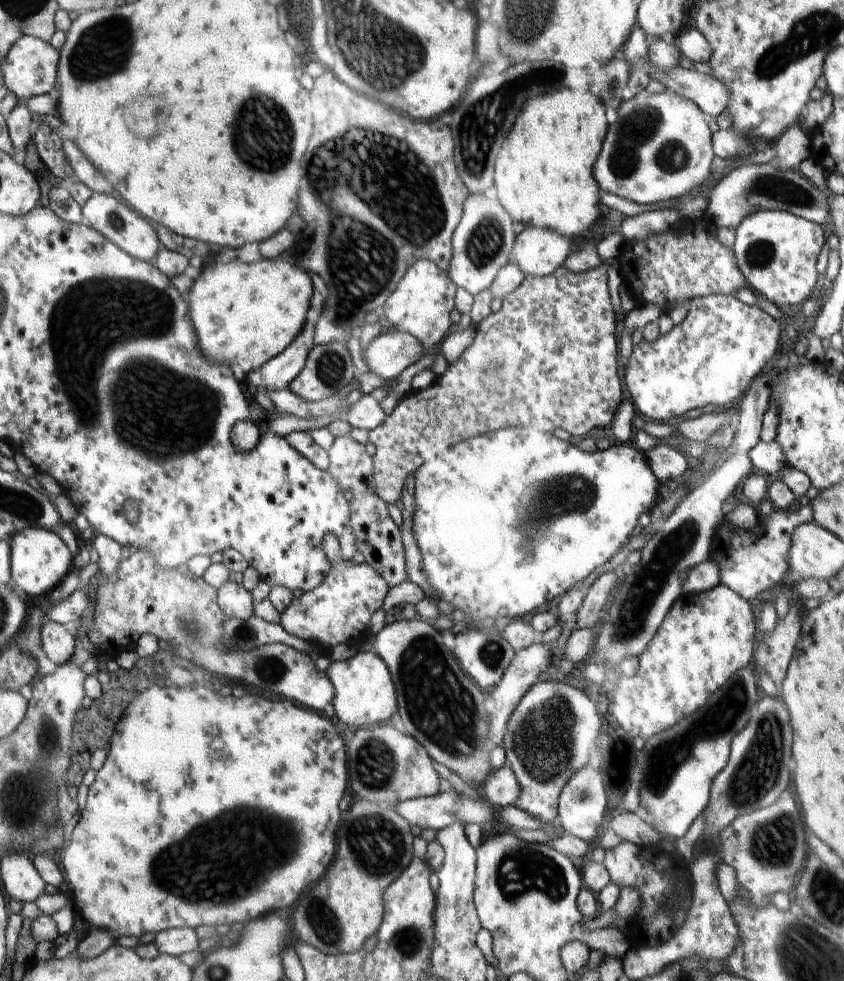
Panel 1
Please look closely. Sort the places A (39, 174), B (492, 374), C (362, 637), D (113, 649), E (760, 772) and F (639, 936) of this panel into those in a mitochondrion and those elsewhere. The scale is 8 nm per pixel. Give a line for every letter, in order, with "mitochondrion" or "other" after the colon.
A: other
B: mitochondrion
C: other
D: other
E: mitochondrion
F: other

